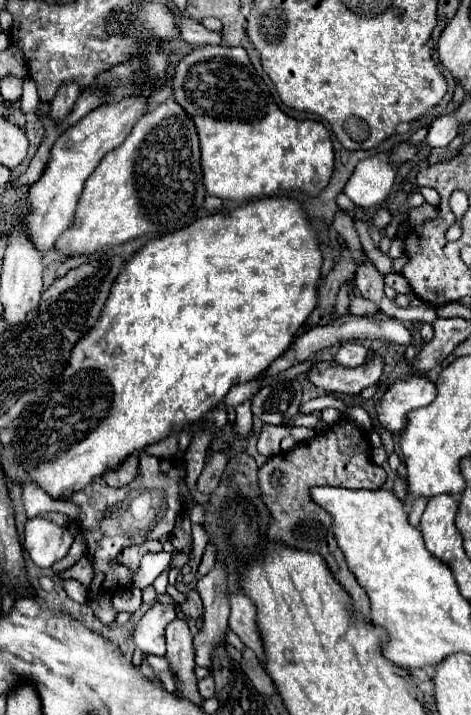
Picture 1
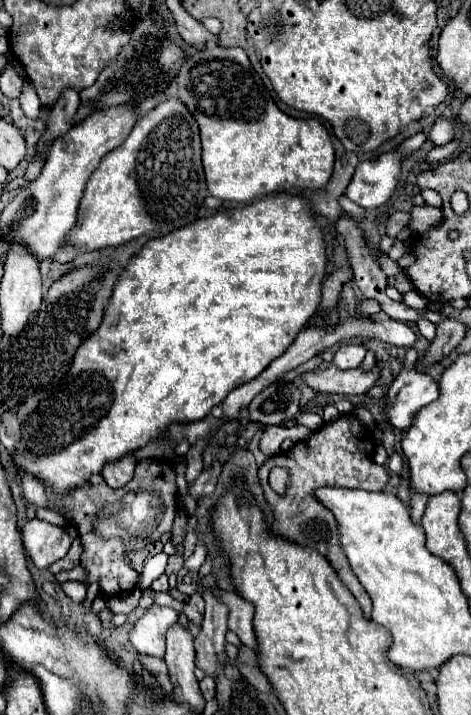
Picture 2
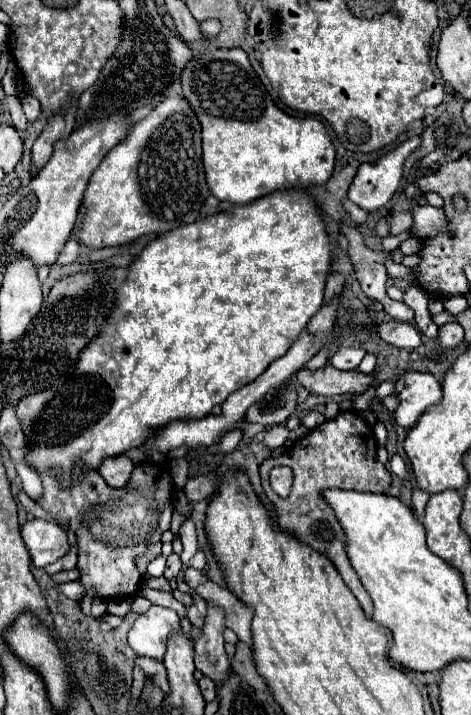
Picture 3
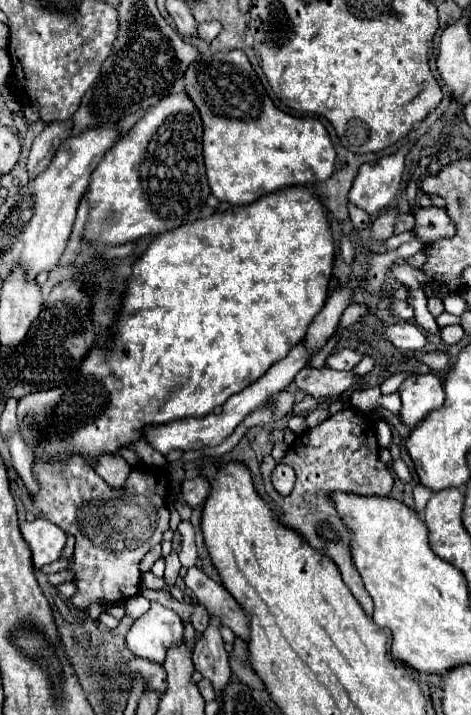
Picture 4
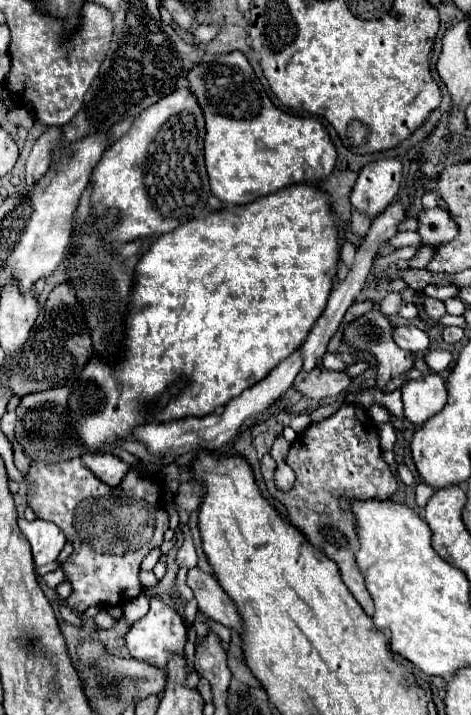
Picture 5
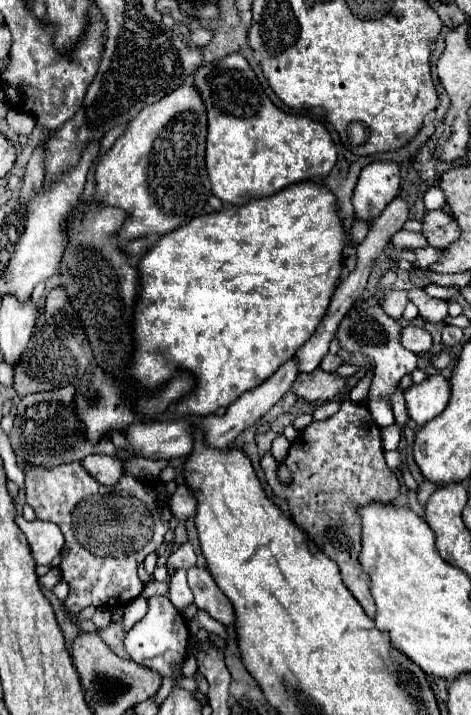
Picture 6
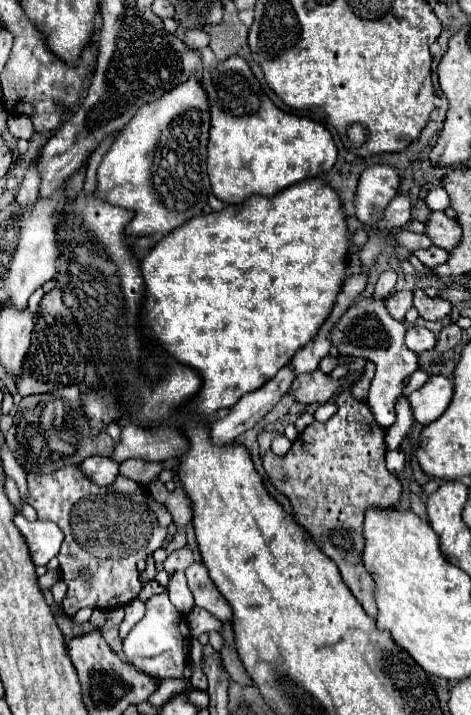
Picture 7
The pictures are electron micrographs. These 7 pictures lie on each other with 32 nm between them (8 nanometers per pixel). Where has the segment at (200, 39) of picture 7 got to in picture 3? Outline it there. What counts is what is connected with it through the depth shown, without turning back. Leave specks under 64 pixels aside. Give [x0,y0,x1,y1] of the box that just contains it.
[200,20,220,40]

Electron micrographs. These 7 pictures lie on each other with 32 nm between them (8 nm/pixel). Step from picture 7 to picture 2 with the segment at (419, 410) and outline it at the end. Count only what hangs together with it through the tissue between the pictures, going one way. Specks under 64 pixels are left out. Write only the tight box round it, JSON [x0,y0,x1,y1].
[386,368,440,430]

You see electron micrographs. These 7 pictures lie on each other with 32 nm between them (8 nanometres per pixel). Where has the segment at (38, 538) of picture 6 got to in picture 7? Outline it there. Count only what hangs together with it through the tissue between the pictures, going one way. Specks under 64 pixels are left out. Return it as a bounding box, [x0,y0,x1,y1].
[14,514,64,566]

